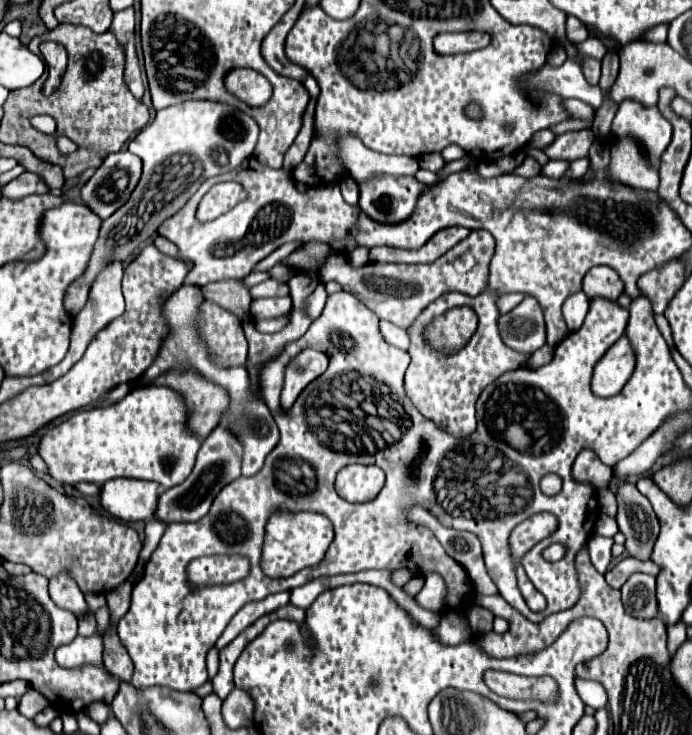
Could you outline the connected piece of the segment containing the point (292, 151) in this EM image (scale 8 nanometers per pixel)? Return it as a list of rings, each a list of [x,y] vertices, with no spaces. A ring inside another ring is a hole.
[[[309,100],[307,110],[305,110],[305,114],[303,114],[301,130],[299,130],[295,142],[291,144],[291,147],[287,150],[287,154],[284,156],[284,169],[294,169],[301,163],[301,160],[305,158],[305,154],[307,154],[307,150],[309,150],[309,142],[311,142],[311,138],[313,138],[313,134],[315,134],[315,132],[313,132],[313,114],[315,114],[315,100]]]

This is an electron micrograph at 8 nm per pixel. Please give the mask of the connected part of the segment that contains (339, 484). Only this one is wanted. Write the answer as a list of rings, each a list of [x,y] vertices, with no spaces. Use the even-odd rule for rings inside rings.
[[[345,466],[336,476],[335,489],[346,492],[351,503],[365,503],[373,500],[385,484],[385,474],[377,466]]]

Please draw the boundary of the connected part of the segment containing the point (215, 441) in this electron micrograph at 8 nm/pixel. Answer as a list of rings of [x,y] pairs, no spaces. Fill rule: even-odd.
[[[217,426],[203,440],[203,446],[197,454],[195,468],[189,474],[189,478],[183,484],[165,490],[159,496],[155,518],[163,520],[167,524],[169,522],[195,522],[195,520],[203,518],[209,512],[215,496],[227,484],[231,484],[233,480],[237,480],[241,476],[241,458],[243,458],[243,444],[237,440],[237,436],[231,430],[227,430],[225,426]]]

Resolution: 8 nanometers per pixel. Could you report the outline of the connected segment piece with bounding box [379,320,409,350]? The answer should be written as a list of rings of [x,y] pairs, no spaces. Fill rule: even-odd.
[[[383,320],[379,328],[381,328],[381,334],[383,334],[383,338],[385,338],[387,342],[391,342],[393,346],[399,346],[399,348],[403,348],[403,350],[409,348],[409,334],[407,334],[405,330],[393,326],[393,324],[387,322],[387,320]]]

